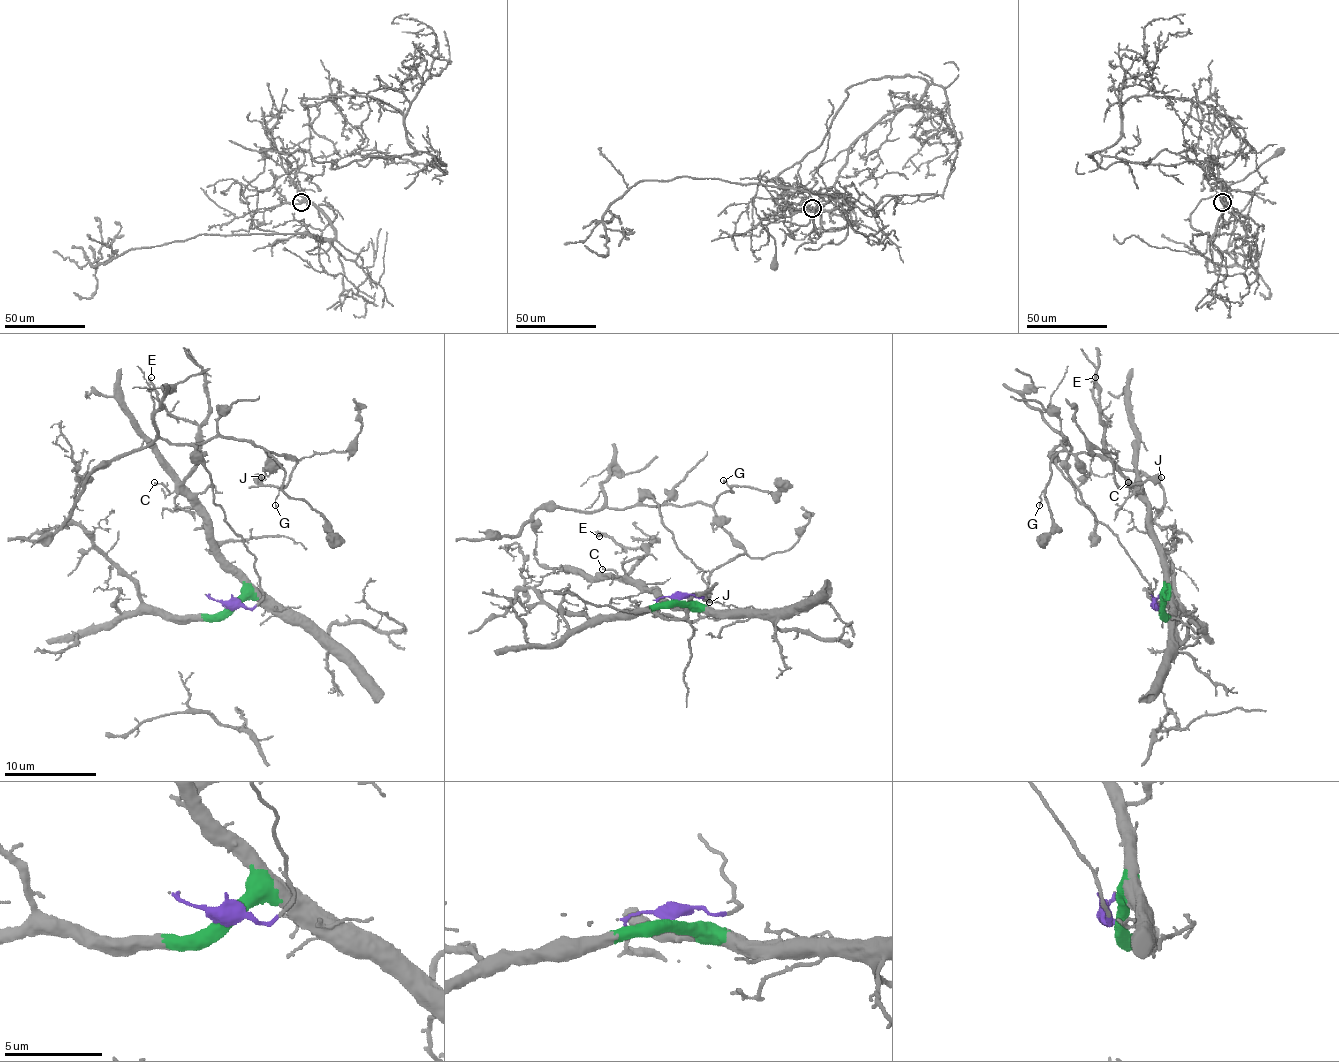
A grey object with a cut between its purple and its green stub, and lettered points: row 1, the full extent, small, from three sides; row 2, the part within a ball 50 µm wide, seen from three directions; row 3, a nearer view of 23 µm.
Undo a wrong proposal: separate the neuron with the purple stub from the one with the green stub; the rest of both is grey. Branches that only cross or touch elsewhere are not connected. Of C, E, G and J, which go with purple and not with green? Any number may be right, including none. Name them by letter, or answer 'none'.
G, J

